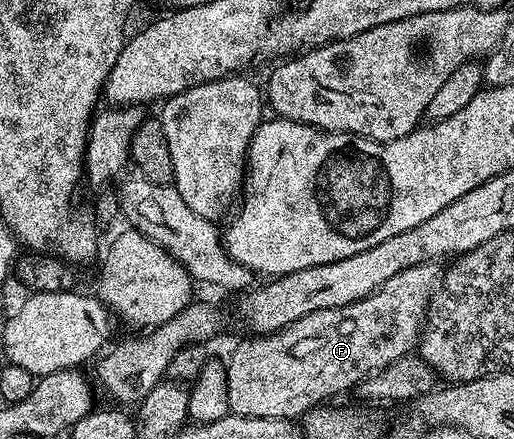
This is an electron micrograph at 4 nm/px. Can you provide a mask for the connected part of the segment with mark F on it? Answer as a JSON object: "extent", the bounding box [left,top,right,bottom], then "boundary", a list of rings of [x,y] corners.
{"extent":[225,262,440,420],"boundary":[[[437,262],[421,263],[420,265],[412,265],[408,269],[404,269],[404,273],[396,273],[396,277],[388,277],[388,281],[384,281],[384,285],[379,287],[377,291],[373,291],[368,297],[364,297],[360,301],[352,301],[348,305],[340,305],[332,309],[316,309],[312,313],[308,313],[304,317],[300,317],[295,323],[289,323],[288,326],[280,331],[263,334],[261,337],[252,337],[256,339],[246,339],[243,343],[238,343],[234,347],[234,352],[230,355],[230,361],[225,364],[227,373],[227,389],[228,389],[228,405],[231,412],[235,415],[243,415],[244,417],[272,417],[273,419],[292,419],[301,420],[307,411],[312,408],[325,404],[333,395],[338,395],[341,391],[357,388],[358,384],[367,379],[369,375],[374,375],[378,371],[383,371],[388,365],[392,365],[392,361],[396,361],[400,357],[411,354],[419,346],[420,336],[424,330],[424,324],[428,319],[428,312],[432,306],[432,300],[435,298],[436,292],[440,287],[440,267]]]}

